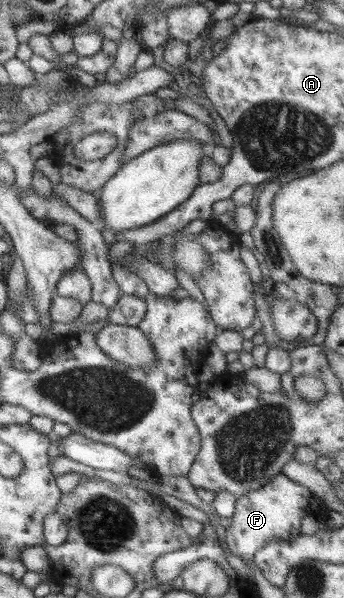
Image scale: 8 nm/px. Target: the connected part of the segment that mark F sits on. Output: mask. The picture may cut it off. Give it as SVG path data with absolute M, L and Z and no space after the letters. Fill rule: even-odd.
M282 473L271 479L264 487L245 493L239 497L236 502L235 514L231 517L233 525L230 529L222 532L224 546L229 552L248 561L262 549L269 541L291 541L301 534L301 525L305 514L313 513L313 511L321 511L323 505L319 505L317 501L311 503L311 499L315 496L307 487L288 479Z

